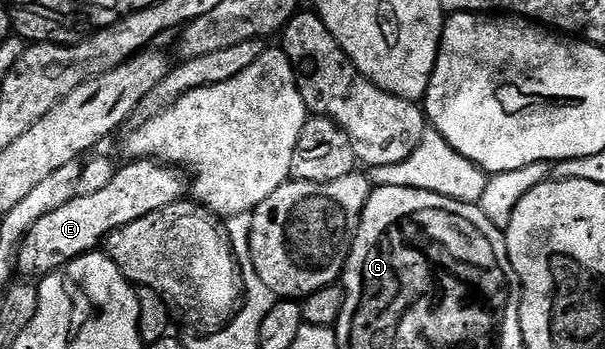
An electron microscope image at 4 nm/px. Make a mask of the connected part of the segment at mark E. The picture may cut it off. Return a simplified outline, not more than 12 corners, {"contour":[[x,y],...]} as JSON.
{"contour":[[121,165],[31,226],[16,268],[51,273],[186,196],[174,166]]}

